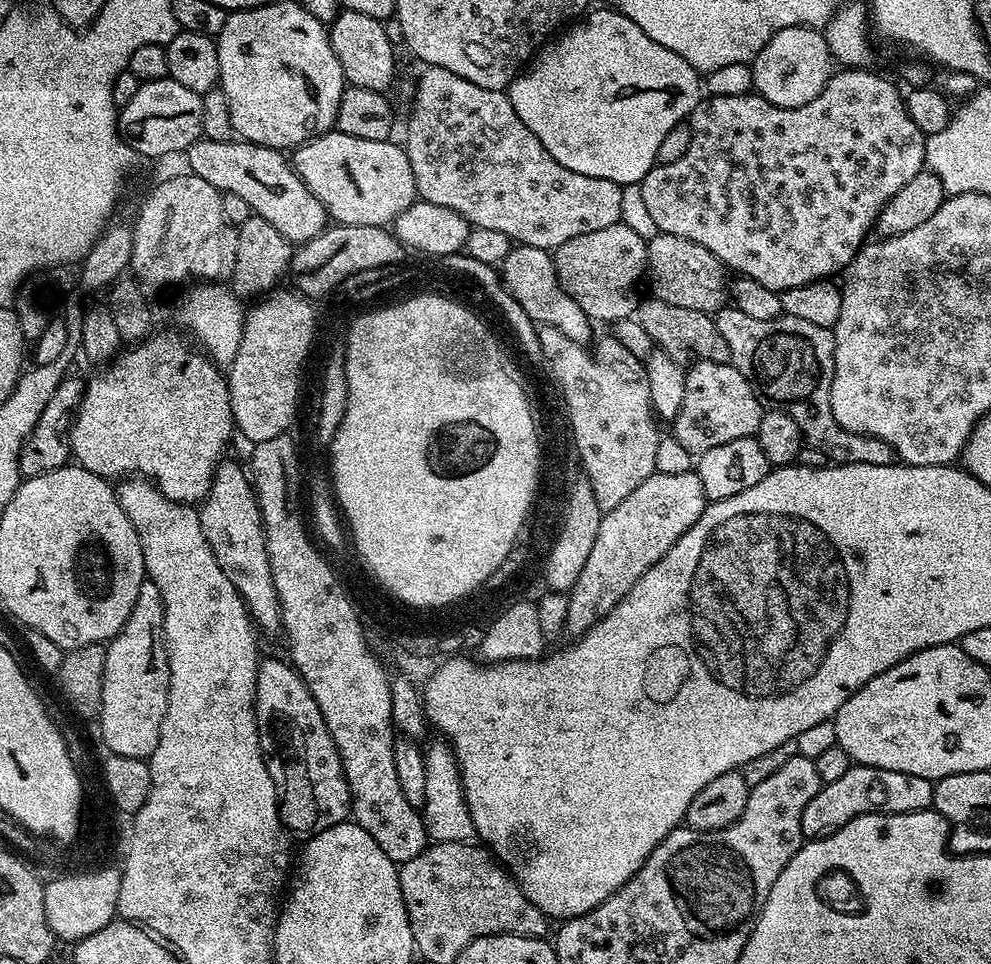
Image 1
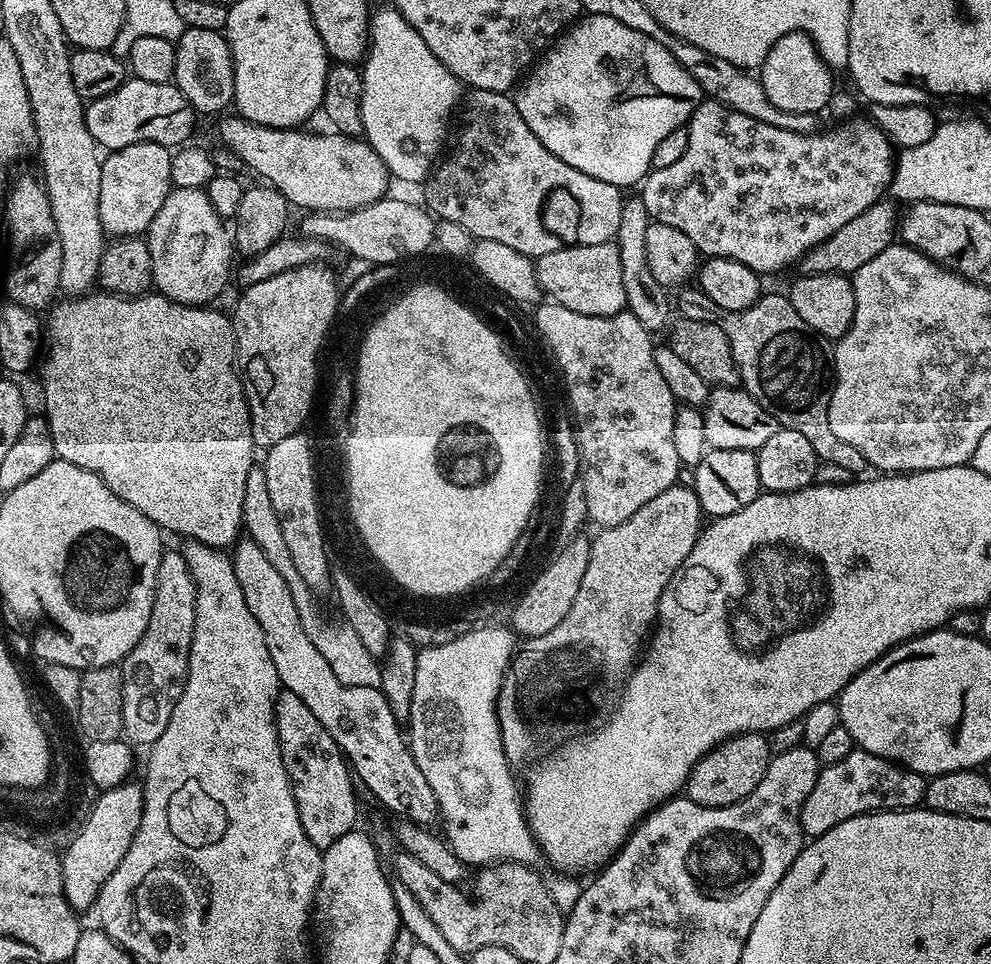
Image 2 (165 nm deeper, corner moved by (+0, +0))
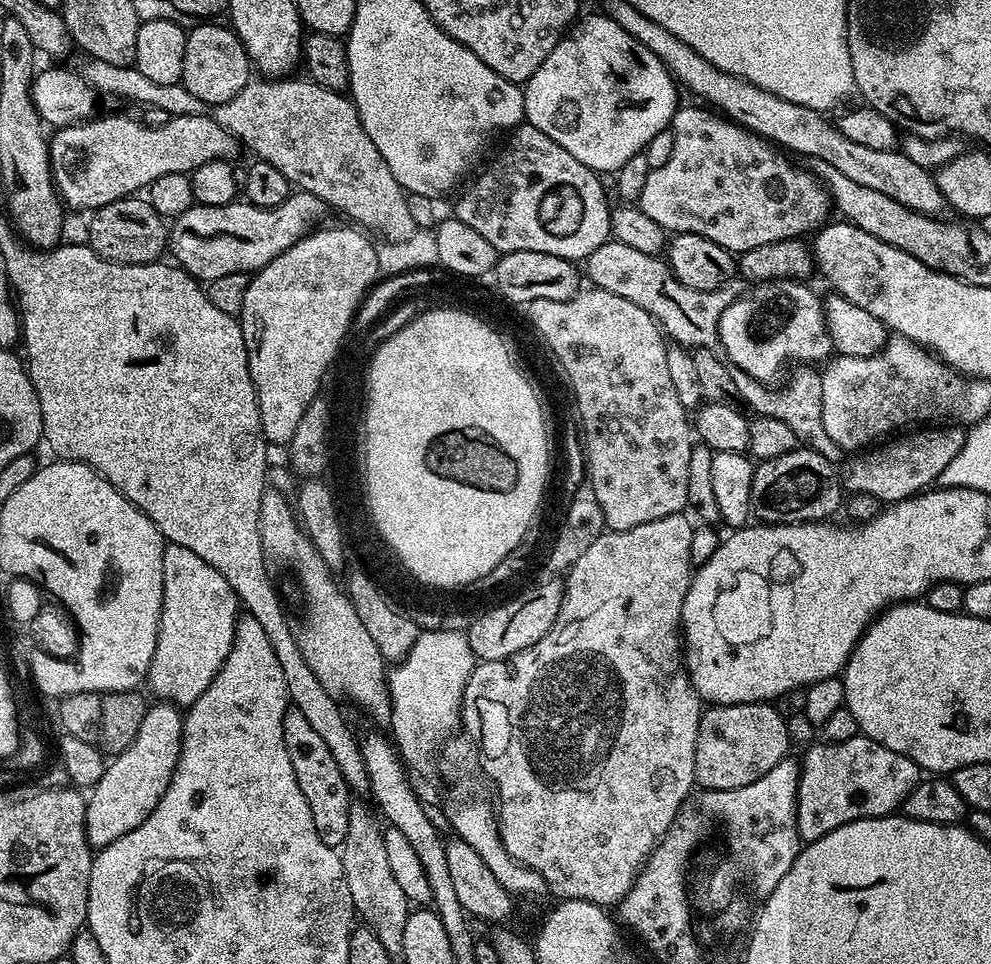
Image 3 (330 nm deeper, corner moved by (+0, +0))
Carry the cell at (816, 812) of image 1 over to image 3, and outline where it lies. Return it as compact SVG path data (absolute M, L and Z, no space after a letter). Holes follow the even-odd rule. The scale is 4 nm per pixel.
M861 734L837 744L819 743L799 761L796 825L801 841L822 838L846 822L893 815L922 779L922 769L906 754L886 750L869 736Z

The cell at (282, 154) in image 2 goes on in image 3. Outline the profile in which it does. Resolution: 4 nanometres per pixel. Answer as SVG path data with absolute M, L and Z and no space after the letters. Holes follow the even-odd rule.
M211 115L202 116L174 116L166 122L165 125L157 128L148 128L139 119L131 120L128 116L100 116L85 120L78 124L67 124L64 128L57 128L51 133L48 153L52 159L52 180L56 184L56 191L60 194L60 199L69 209L72 208L88 208L87 210L95 210L106 206L115 200L123 200L125 196L131 196L139 193L141 190L147 189L148 185L153 184L158 178L162 178L162 174L191 174L194 170L198 170L198 166L206 166L206 162L214 162L215 160L228 160L235 154L238 149L238 141L227 132Z

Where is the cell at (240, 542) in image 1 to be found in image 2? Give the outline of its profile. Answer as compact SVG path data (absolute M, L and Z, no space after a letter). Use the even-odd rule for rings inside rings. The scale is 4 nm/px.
M249 538L237 539L230 555L234 578L238 578L238 586L242 586L242 598L246 598L250 614L254 614L254 618L258 618L258 626L262 626L266 650L270 650L270 659L274 661L274 670L278 670L283 691L298 694L298 698L306 702L310 714L326 726L344 753L355 779L368 787L369 794L382 807L400 816L396 818L425 826L435 825L440 816L438 798L434 798L434 790L430 790L426 774L418 770L418 762L414 762L401 721L394 718L388 699L379 688L343 685L338 680L330 663L305 633L285 579L278 574L257 542Z

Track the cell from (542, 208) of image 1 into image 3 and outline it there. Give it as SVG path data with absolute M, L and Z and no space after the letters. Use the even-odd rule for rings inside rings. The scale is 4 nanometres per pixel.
M527 122L518 128L511 129L504 149L485 166L480 177L456 200L455 219L466 222L470 230L475 230L494 246L497 253L517 252L518 250L538 250L542 254L554 254L558 258L566 258L573 262L588 259L598 246L605 244L612 236L610 219L610 203L604 193L604 184L599 175L593 172L570 150L562 150L554 138L546 138L542 130L538 130Z

